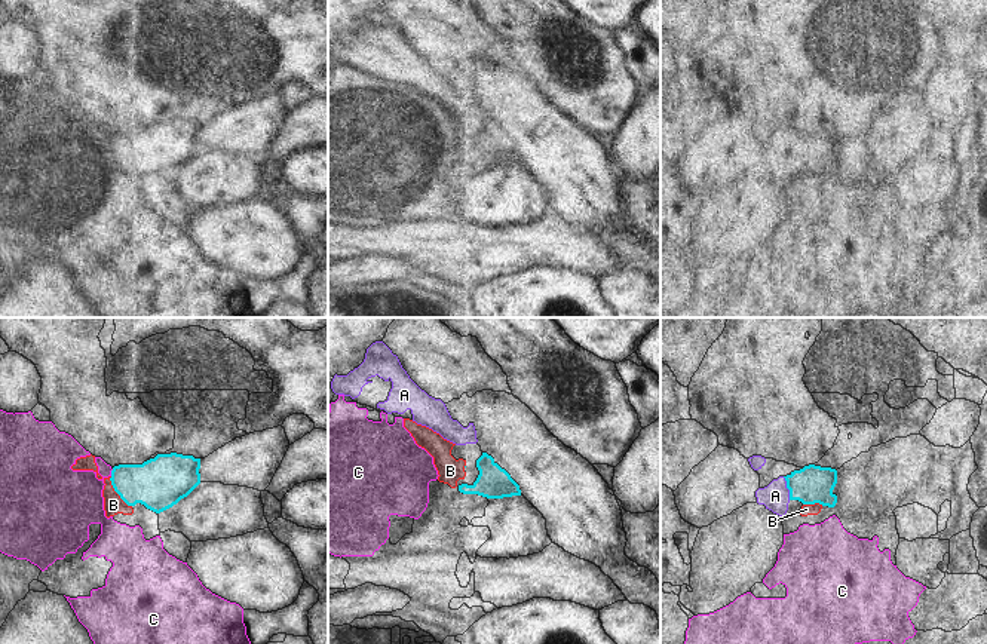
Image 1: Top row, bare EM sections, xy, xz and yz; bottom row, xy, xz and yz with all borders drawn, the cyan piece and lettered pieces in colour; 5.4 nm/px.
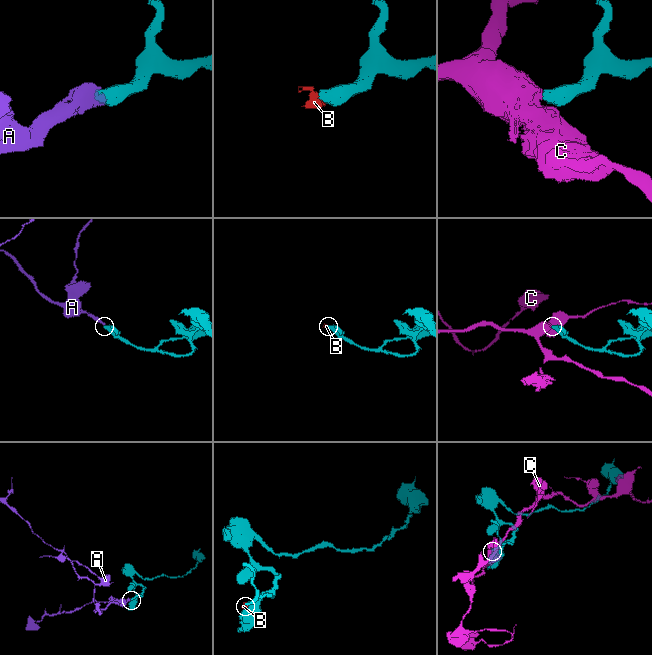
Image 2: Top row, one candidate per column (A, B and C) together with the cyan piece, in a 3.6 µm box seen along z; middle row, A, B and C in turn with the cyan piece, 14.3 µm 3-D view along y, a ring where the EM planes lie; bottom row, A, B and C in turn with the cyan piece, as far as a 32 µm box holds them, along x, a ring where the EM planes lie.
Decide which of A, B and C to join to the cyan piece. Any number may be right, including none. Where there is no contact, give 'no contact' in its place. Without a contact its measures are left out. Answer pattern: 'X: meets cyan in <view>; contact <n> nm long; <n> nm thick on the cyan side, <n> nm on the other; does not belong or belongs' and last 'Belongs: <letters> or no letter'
A: meets cyan in yz; contact 130 nm long; 200 nm thick on the cyan side, 150 nm on the other; belongs
B: meets cyan in xy; contact 200 nm long; 280 nm thick on the cyan side, 110 nm on the other; does not belong
C: meets cyan in xy; contact 40 nm long; 260 nm thick on the cyan side, 300 nm on the other; does not belong
Belongs: A

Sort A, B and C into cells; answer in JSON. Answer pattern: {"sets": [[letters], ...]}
{"sets": [["A"], ["B", "C"]]}

